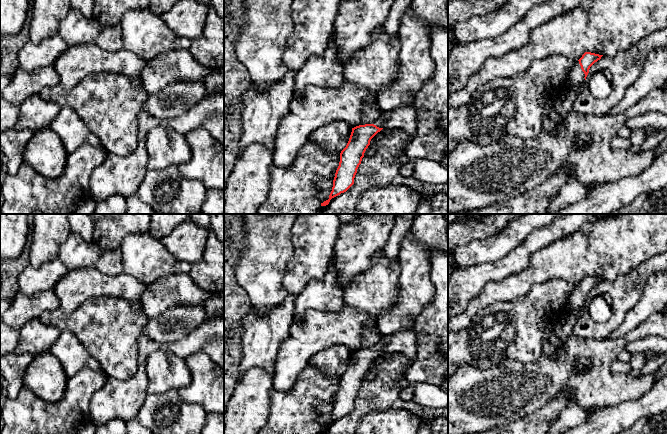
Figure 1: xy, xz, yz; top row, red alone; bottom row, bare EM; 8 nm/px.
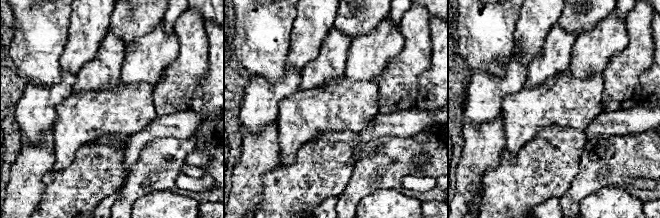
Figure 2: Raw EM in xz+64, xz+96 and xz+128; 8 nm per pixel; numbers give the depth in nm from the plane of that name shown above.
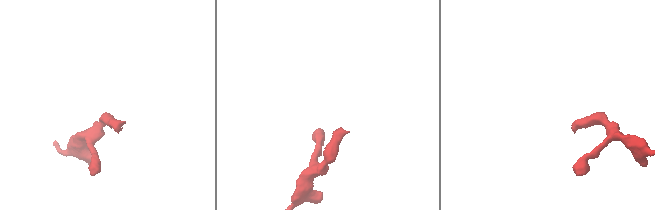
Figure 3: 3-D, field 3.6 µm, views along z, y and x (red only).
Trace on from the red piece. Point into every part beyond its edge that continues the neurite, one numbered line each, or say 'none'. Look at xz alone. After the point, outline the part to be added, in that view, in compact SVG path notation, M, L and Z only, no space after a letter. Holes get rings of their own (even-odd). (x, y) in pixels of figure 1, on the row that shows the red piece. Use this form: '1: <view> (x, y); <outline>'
1: xz (404, 119); M407 106L383 111L383 115L374 125L383 129L400 129L410 135L411 141L416 135L416 109L413 106Z

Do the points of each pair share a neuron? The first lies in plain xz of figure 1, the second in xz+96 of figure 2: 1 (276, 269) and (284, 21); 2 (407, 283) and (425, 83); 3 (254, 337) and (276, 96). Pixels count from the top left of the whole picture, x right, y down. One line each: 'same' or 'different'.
1: same
2: different
3: same

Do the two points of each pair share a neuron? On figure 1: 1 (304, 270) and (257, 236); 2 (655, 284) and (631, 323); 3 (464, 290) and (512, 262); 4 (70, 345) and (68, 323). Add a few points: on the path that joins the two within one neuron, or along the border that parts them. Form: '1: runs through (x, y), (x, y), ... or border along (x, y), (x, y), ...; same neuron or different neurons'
1: border along (292, 237), (293, 255), (287, 263), (281, 282); different neurons
2: runs through (655, 294), (655, 297), (639, 313); same neuron
3: runs through (476, 278), (483, 273), (500, 269); same neuron
4: border along (61, 330), (69, 330), (84, 348); different neurons

